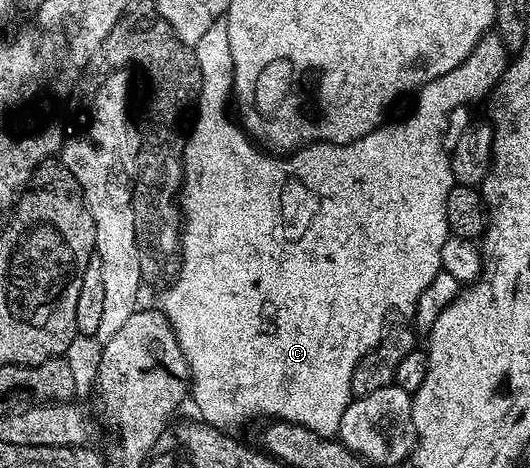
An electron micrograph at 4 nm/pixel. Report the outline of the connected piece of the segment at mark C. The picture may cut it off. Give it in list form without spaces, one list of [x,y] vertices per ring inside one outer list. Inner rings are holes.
[[[493,30],[486,32],[471,54],[467,54],[457,72],[449,72],[445,80],[437,80],[437,84],[429,84],[429,88],[425,88],[425,96],[421,96],[421,104],[417,104],[417,116],[413,116],[413,120],[401,124],[394,119],[385,127],[385,132],[377,132],[377,136],[369,136],[369,140],[361,140],[361,144],[355,144],[353,148],[320,148],[311,144],[302,152],[274,154],[247,144],[241,136],[237,136],[237,140],[193,140],[189,145],[187,186],[180,192],[181,211],[185,214],[185,231],[179,236],[181,272],[164,289],[159,304],[171,322],[175,338],[179,338],[179,346],[189,363],[191,400],[197,403],[196,415],[204,423],[222,430],[233,430],[236,424],[269,416],[267,418],[274,421],[310,428],[321,436],[333,438],[338,435],[344,411],[351,401],[355,366],[380,344],[386,320],[385,308],[397,308],[397,276],[401,276],[401,313],[409,318],[413,316],[421,295],[443,272],[443,246],[451,235],[448,202],[453,195],[455,181],[447,142],[445,146],[447,130],[441,125],[441,120],[445,120],[445,112],[449,112],[457,100],[465,100],[472,105],[485,95],[488,97],[501,79],[501,63],[510,60],[510,53],[501,36]],[[381,252],[385,252],[385,268],[377,264],[377,260],[381,260]]]

